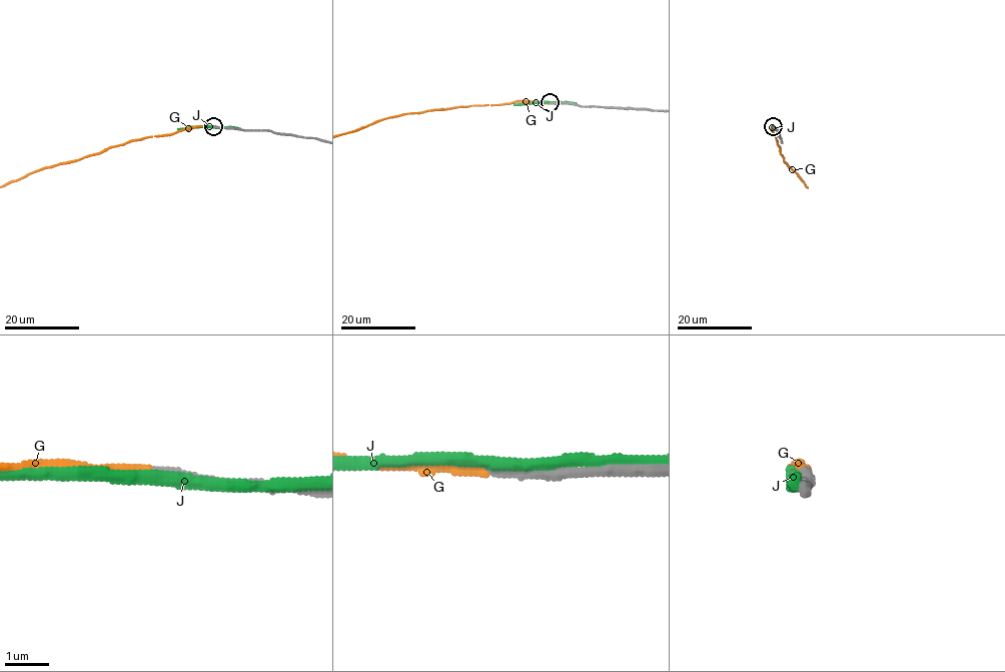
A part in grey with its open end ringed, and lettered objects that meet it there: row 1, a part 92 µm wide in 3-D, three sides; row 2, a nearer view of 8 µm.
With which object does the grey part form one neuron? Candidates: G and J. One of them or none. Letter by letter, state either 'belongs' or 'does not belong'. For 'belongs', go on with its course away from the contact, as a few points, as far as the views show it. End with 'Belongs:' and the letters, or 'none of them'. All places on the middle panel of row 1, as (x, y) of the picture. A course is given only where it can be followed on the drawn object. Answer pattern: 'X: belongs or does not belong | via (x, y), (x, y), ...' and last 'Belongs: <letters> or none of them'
G: belongs
J: does not belong
Belongs: G

